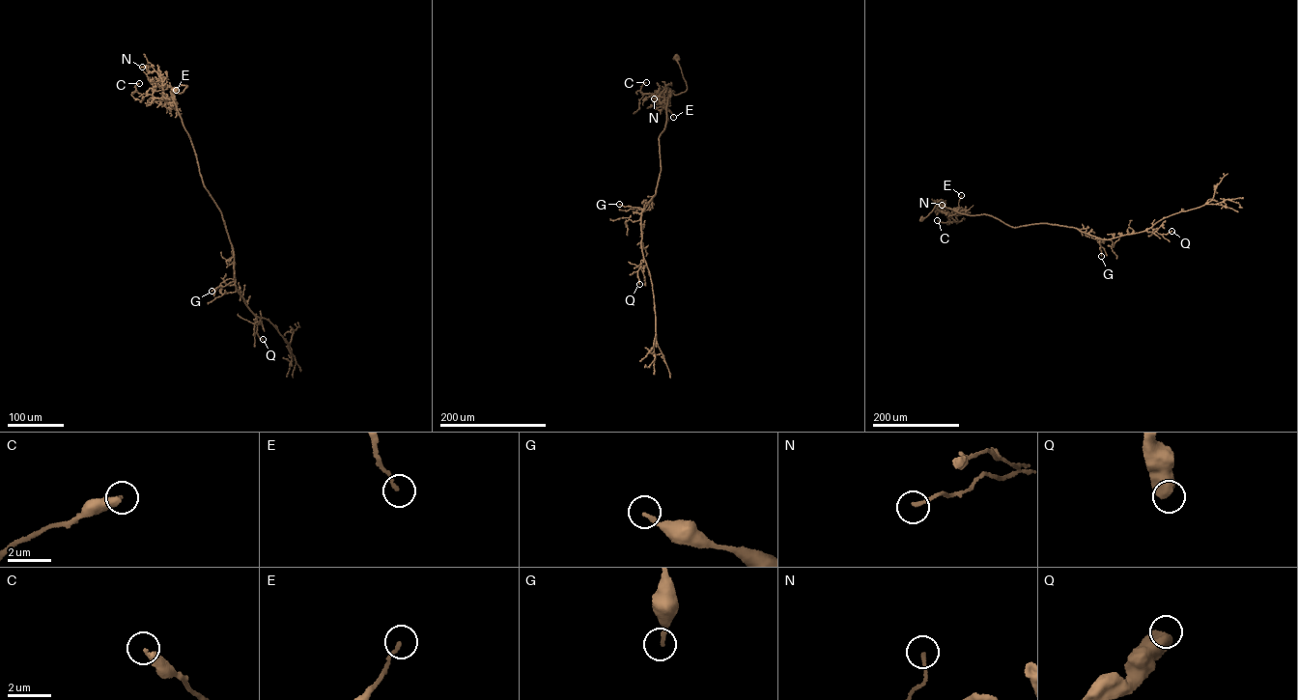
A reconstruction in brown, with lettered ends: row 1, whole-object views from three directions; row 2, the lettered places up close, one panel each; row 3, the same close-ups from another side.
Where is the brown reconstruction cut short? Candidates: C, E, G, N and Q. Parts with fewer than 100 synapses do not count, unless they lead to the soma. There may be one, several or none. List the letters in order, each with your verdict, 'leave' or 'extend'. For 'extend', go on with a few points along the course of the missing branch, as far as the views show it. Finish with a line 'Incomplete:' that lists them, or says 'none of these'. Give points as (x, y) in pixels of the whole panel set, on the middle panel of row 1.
C: leave
E: leave
G: leave
N: leave
Q: leave
Incomplete: none of these

